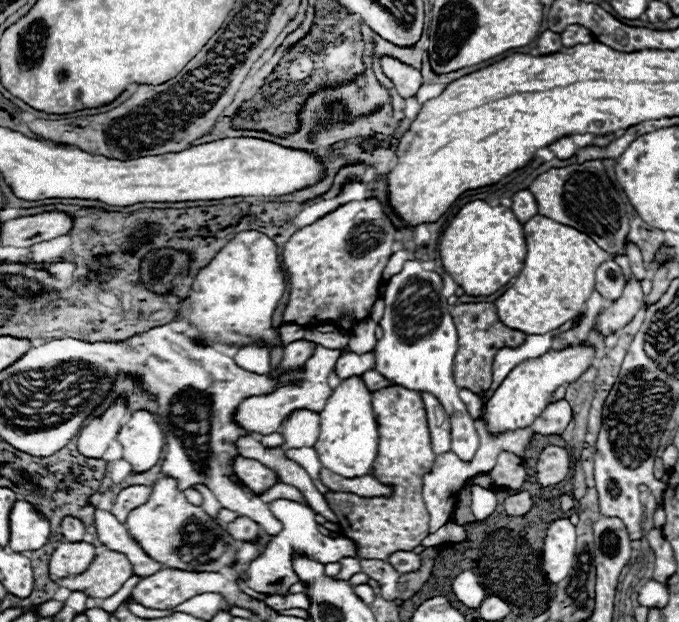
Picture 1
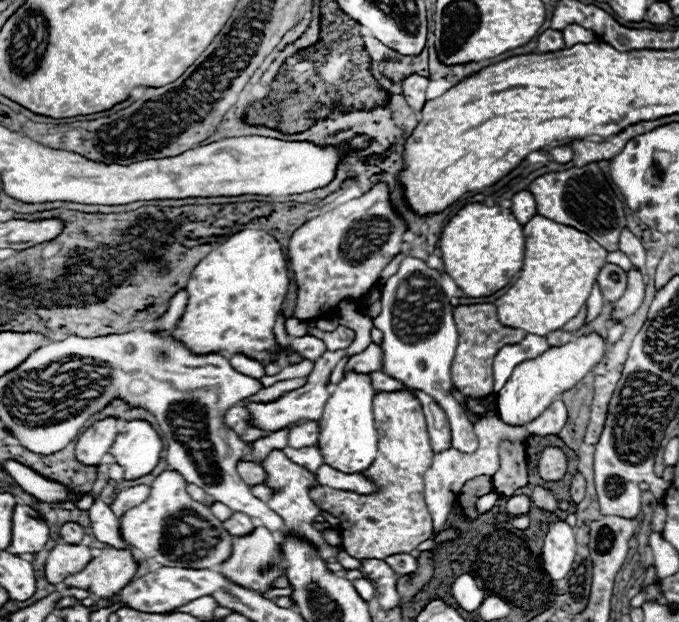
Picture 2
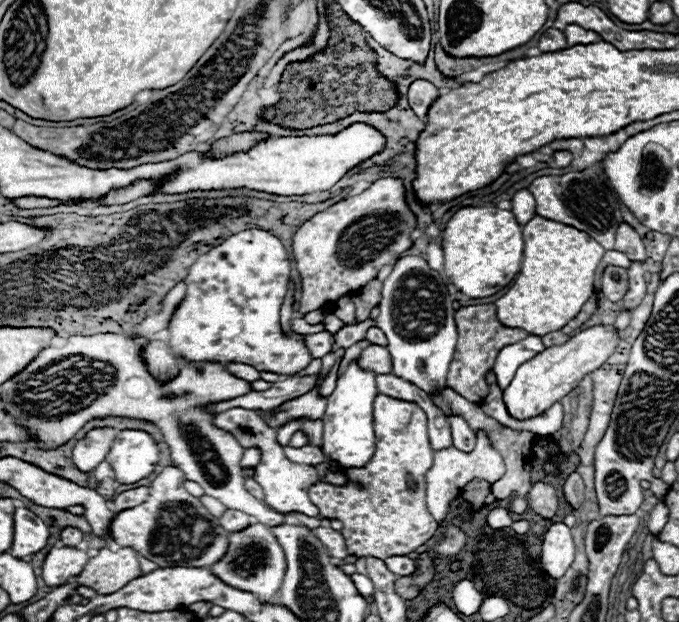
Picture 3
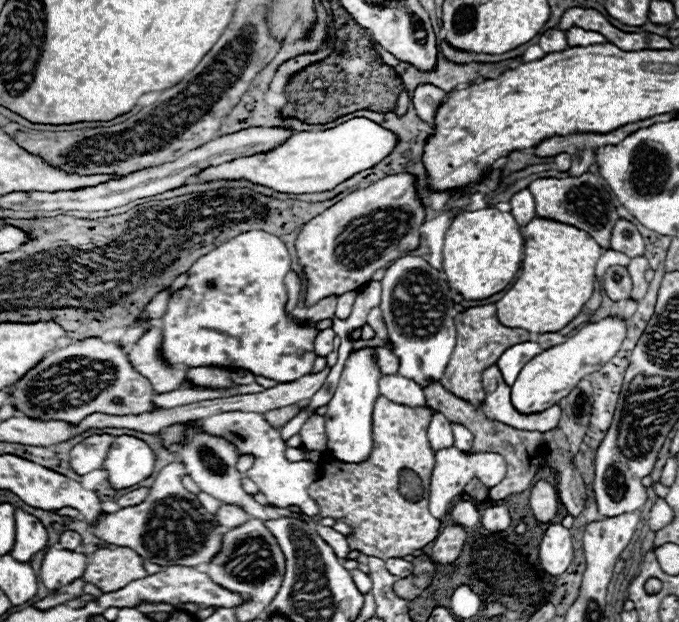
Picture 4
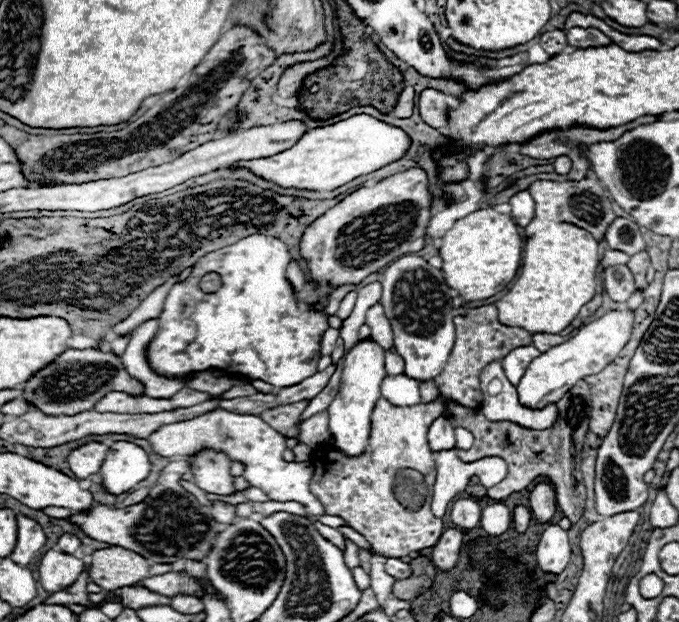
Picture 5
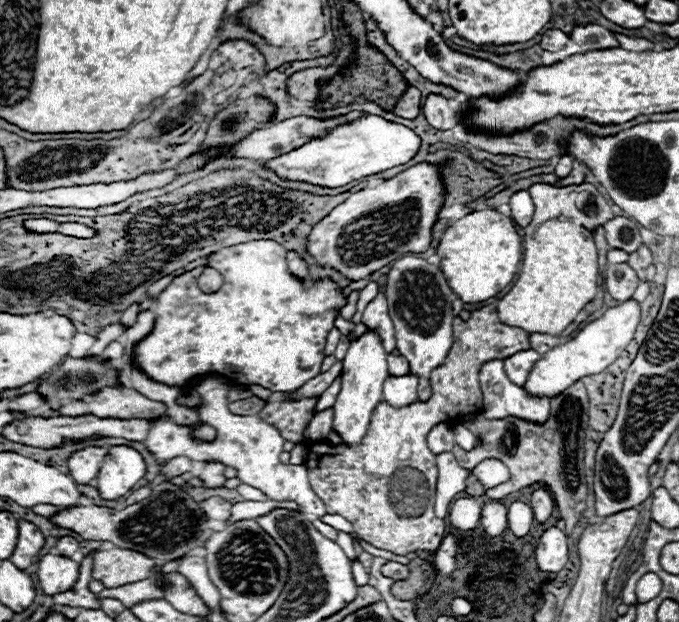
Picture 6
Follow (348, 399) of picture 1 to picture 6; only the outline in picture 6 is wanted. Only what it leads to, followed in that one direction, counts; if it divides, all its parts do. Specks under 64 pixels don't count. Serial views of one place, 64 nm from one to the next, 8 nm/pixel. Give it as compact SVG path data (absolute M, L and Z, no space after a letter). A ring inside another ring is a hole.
M366 332L358 340L354 340L346 352L346 358L342 360L344 370L342 370L342 388L340 394L332 406L334 418L332 418L332 430L338 432L342 438L342 444L348 446L358 446L370 426L370 416L374 408L382 400L382 384L390 376L388 374L388 364L386 364L386 350L380 342L380 336L376 332Z

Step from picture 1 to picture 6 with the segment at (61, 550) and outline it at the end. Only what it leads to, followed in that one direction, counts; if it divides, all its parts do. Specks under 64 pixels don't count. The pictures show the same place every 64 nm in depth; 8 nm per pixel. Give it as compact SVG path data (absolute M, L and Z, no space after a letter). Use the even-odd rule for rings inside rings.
M46 554L38 562L38 582L42 590L52 596L58 592L66 592L74 586L78 580L78 570L80 564L74 562L72 558L58 556L58 554Z

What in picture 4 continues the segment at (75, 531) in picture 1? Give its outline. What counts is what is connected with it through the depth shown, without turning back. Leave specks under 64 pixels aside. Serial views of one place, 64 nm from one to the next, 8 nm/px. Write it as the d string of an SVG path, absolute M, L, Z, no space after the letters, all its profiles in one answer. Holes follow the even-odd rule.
M66 530L60 534L60 546L62 548L68 548L68 550L76 550L80 546L82 538L78 532L72 532L72 530Z

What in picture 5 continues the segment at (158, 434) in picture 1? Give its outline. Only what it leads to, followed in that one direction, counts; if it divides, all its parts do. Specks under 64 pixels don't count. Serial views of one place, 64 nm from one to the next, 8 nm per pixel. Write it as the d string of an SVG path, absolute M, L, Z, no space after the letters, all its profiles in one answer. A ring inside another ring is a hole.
M118 440L112 442L100 474L108 492L122 494L144 480L150 472L152 462L148 452L134 442Z

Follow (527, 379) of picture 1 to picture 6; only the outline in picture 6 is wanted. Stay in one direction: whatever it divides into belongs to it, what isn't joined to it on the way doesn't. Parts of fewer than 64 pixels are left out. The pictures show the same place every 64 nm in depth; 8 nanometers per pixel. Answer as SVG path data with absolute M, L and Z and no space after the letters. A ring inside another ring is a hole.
M628 300L620 306L606 310L604 316L586 324L578 332L578 336L574 336L566 344L556 346L556 348L548 350L546 354L542 354L542 358L532 366L526 384L522 386L524 392L530 396L536 396L536 398L556 398L558 394L562 394L566 388L570 388L580 378L602 372L630 344L630 340L634 338L638 320L640 320L640 304L634 300Z

